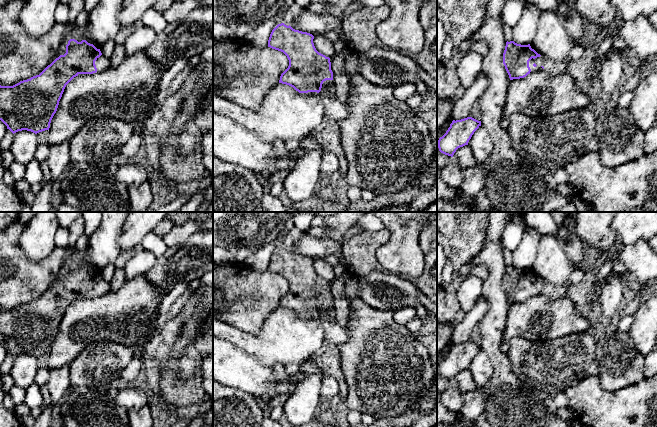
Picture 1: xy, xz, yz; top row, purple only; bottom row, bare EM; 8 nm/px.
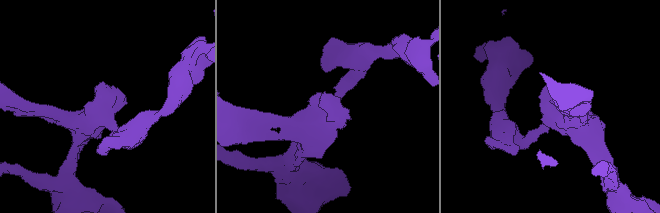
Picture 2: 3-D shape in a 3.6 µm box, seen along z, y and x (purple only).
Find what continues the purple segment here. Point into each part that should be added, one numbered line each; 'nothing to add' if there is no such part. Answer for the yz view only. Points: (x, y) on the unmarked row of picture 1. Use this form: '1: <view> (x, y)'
1: yz (557, 292)

